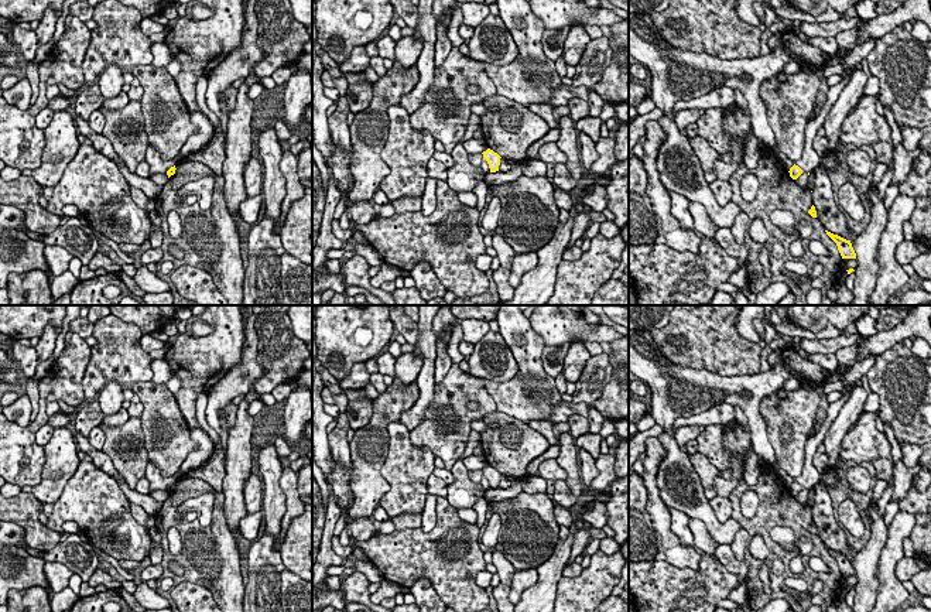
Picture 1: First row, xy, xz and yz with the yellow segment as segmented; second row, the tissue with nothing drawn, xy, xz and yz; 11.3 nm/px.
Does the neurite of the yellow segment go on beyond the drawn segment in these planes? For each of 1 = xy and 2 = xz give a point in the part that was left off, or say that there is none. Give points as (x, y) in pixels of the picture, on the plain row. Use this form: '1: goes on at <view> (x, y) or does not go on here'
1: does not go on here
2: does not go on here

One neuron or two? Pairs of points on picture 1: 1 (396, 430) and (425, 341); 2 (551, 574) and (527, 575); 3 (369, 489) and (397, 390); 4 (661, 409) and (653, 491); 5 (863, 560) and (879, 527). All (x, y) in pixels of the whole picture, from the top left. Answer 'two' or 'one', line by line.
1: two
2: two
3: one
4: two
5: one

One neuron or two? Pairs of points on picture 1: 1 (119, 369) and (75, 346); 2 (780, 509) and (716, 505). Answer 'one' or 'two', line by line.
1: two
2: two

